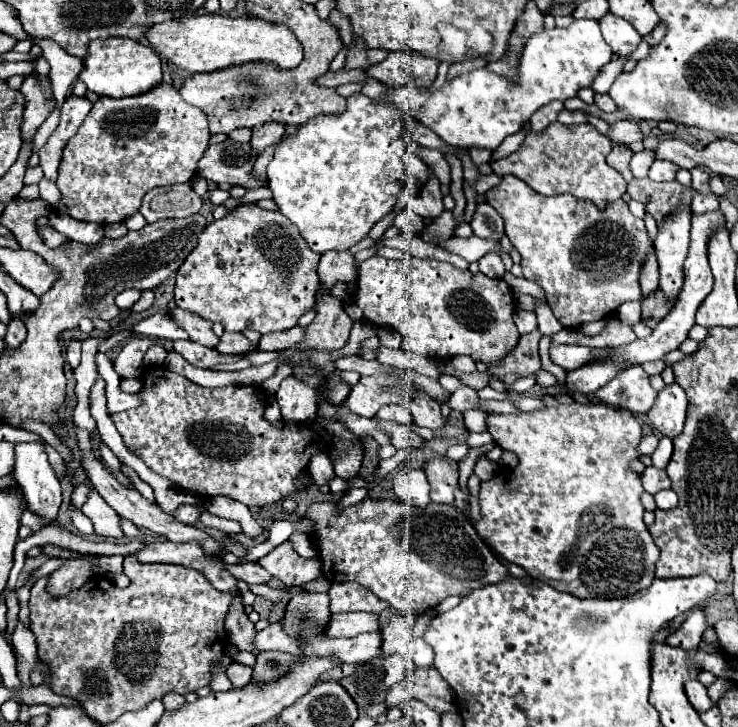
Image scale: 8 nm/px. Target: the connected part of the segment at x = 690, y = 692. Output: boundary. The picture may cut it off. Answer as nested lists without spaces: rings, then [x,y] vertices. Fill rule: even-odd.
[[[690,679],[690,681],[684,683],[684,689],[686,689],[686,695],[688,695],[688,699],[690,699],[690,703],[692,703],[694,709],[706,711],[706,709],[712,707],[712,701],[706,695],[706,687],[700,681]]]

